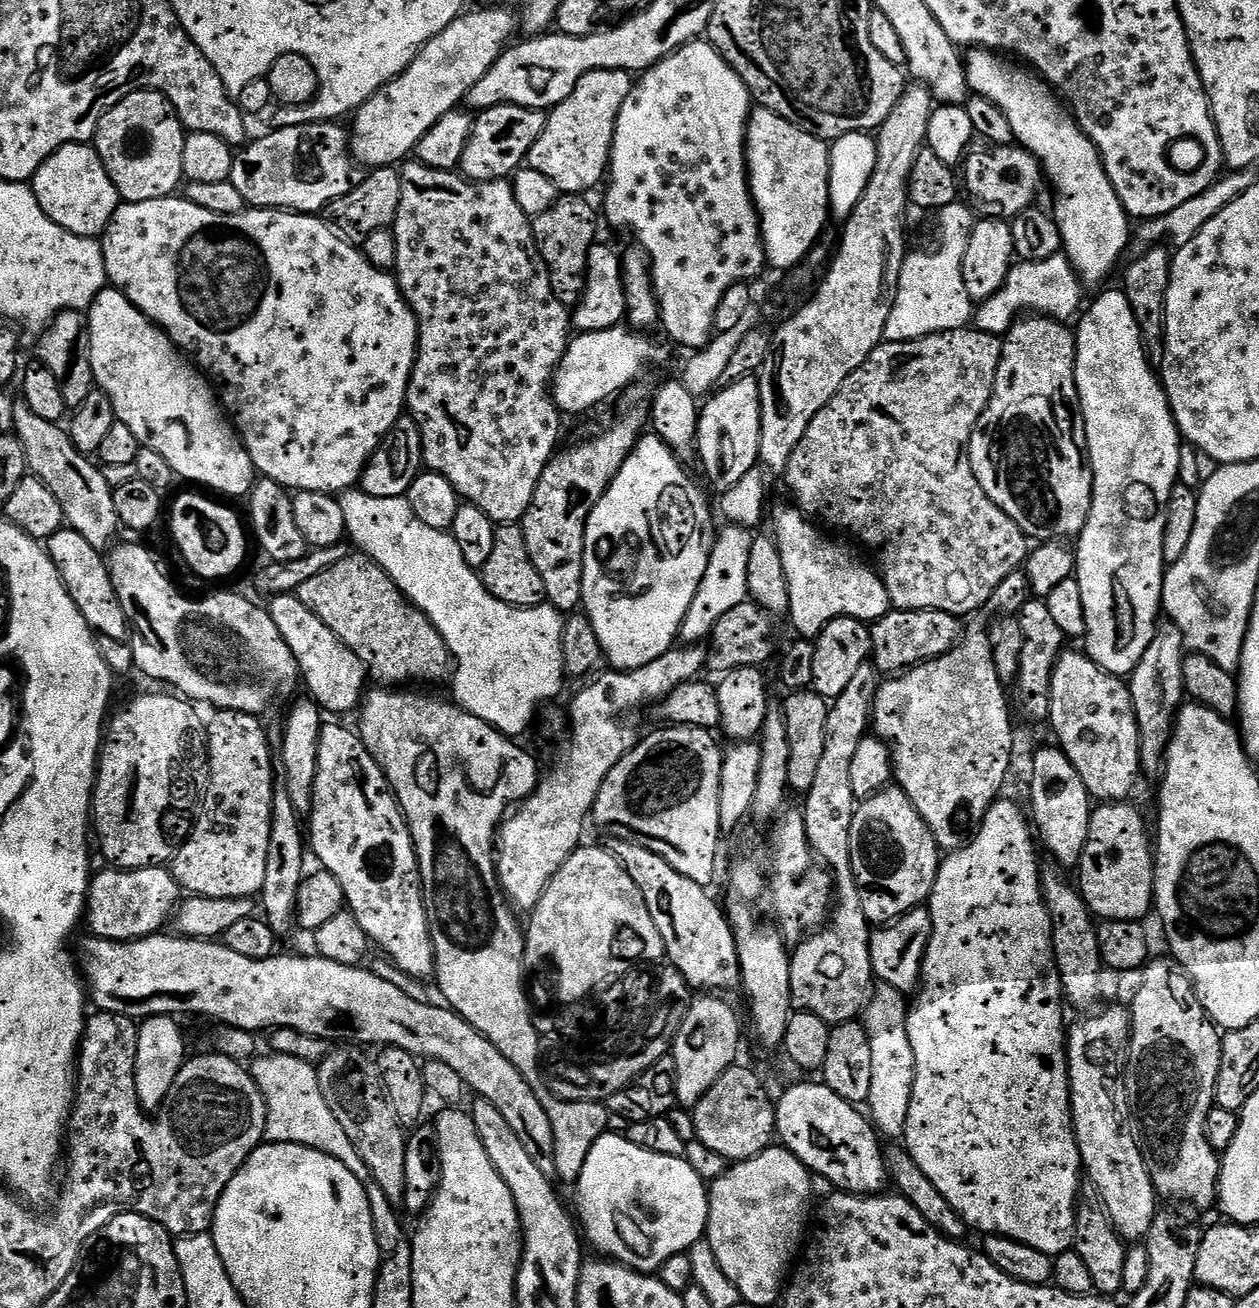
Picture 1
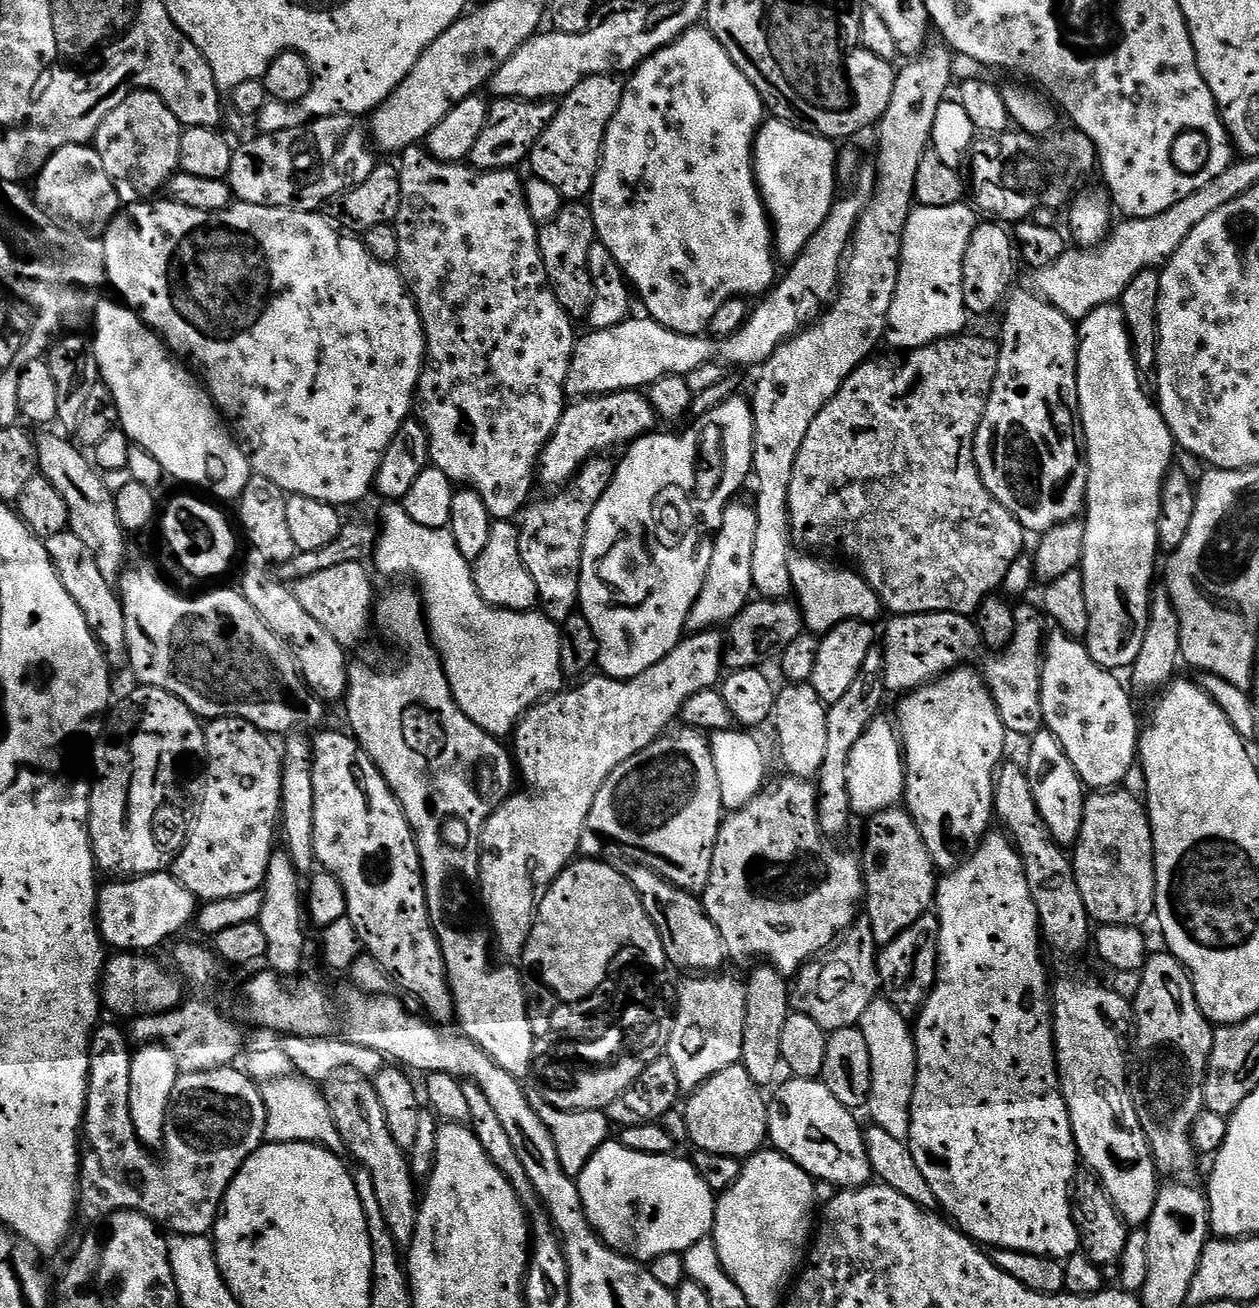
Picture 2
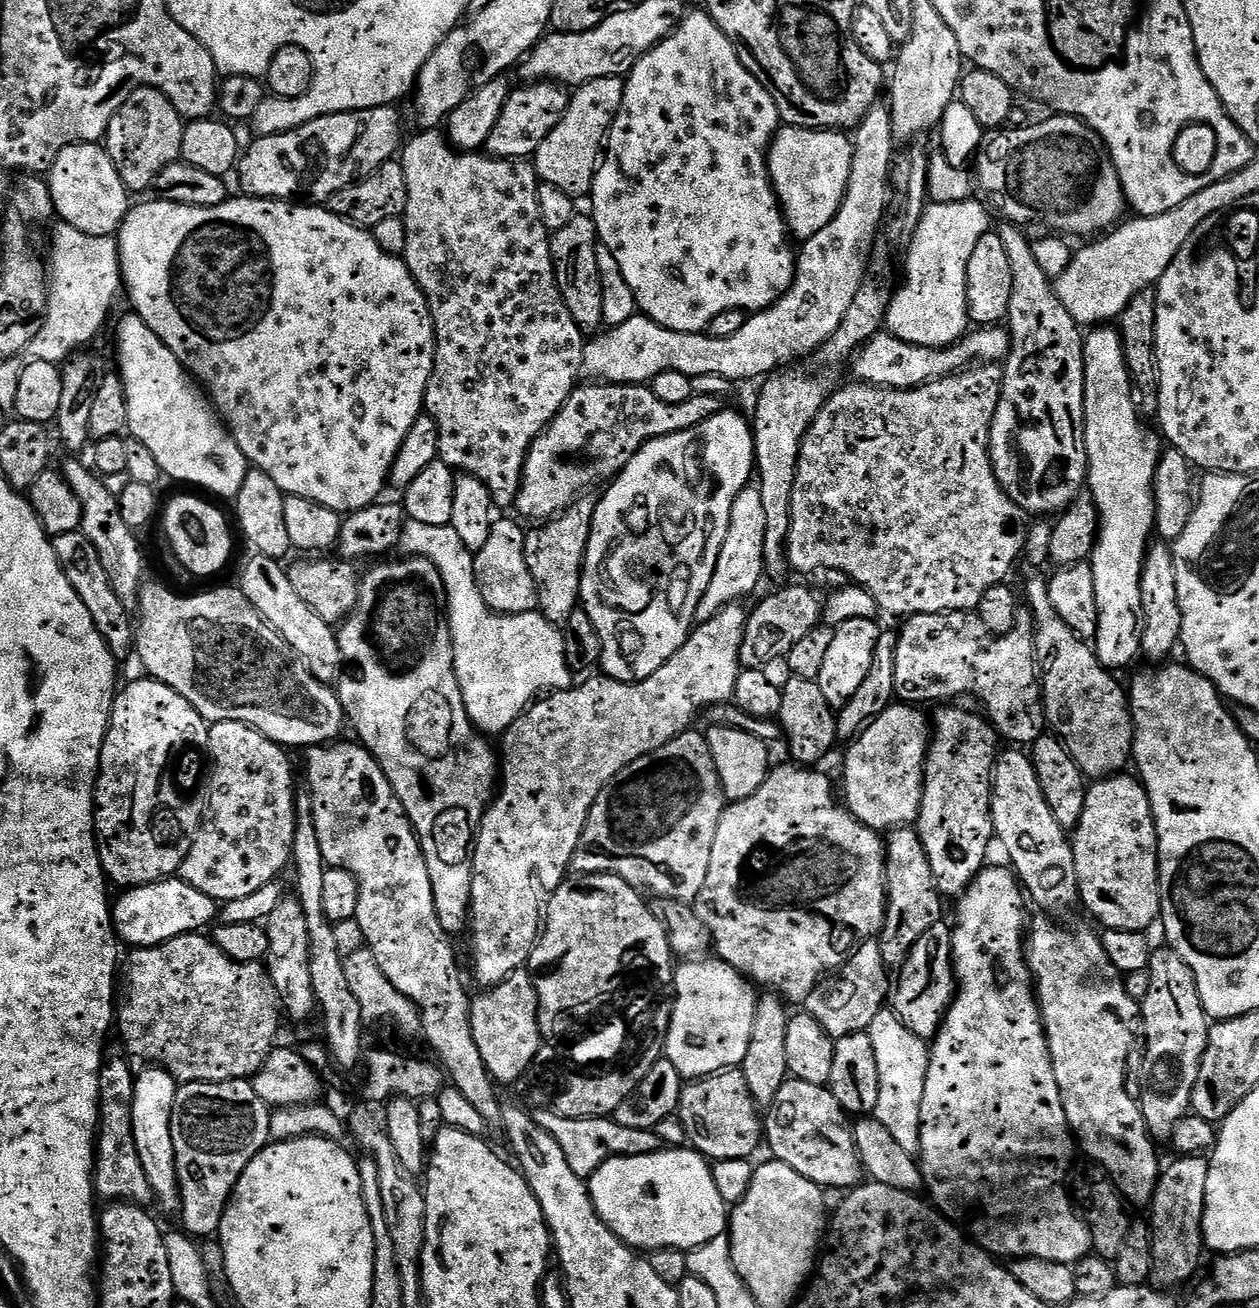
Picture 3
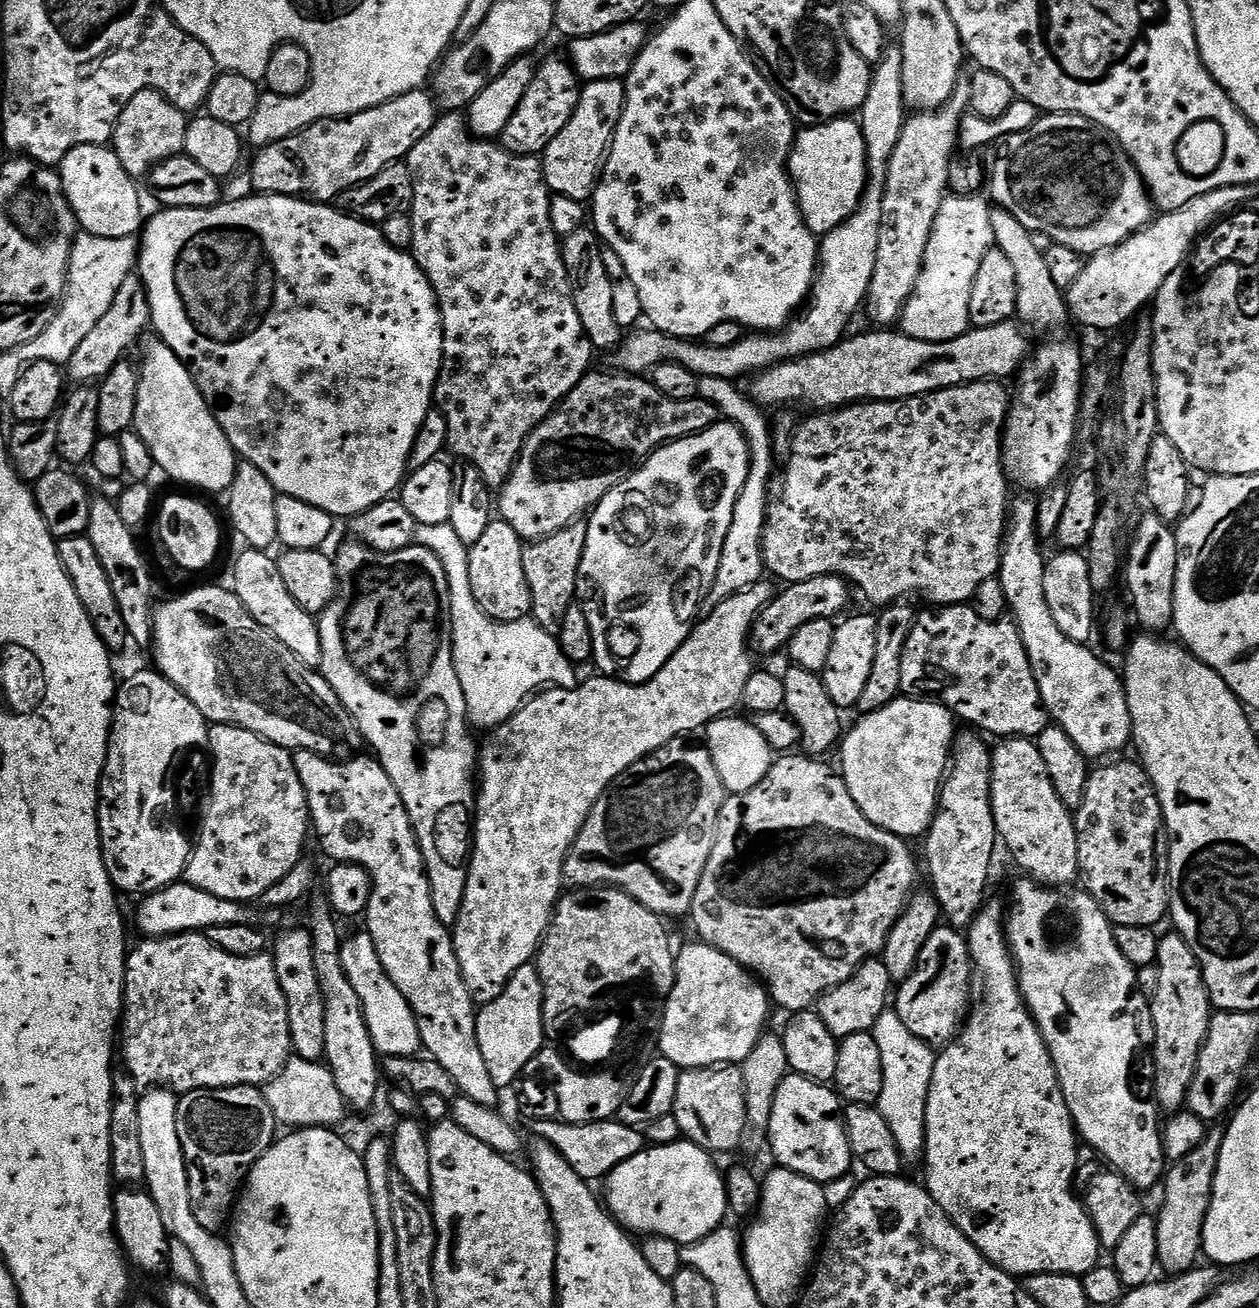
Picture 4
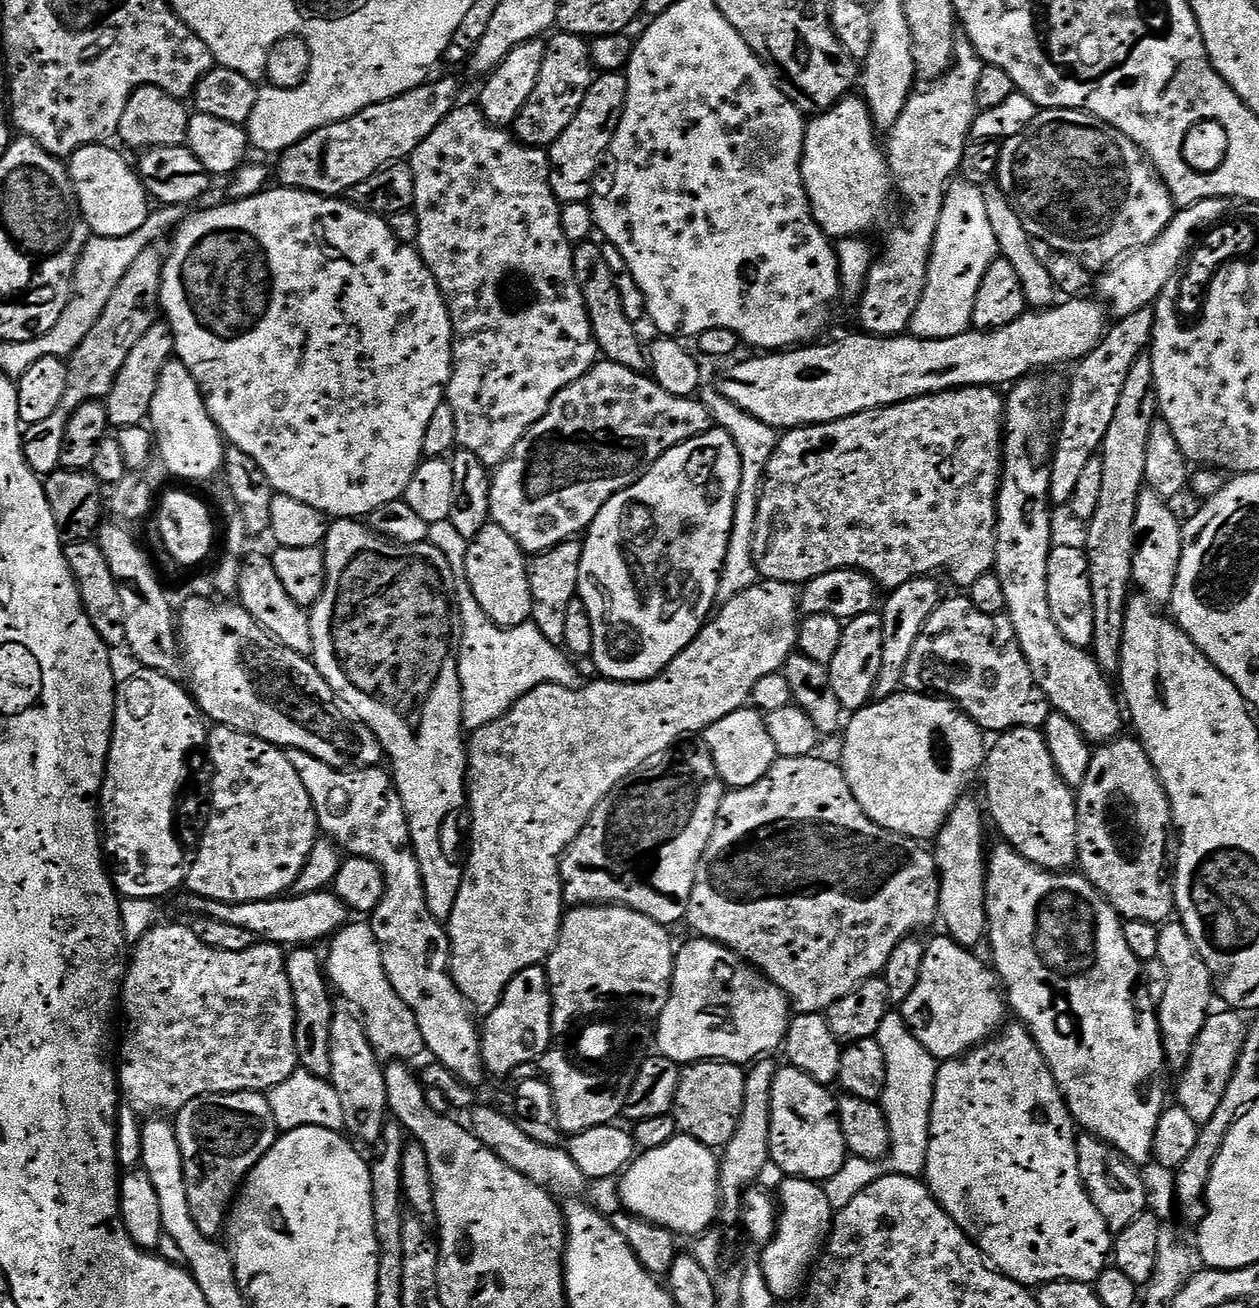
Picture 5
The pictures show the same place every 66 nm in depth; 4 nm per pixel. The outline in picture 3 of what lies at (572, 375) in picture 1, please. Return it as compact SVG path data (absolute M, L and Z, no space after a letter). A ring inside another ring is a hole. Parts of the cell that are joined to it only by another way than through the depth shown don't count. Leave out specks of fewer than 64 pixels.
M877 106L871 108L866 114L866 118L858 127L854 129L854 135L851 137L852 142L852 169L850 170L850 182L846 186L846 194L842 206L838 210L838 214L834 214L834 218L830 218L830 222L826 222L826 226L822 226L822 230L818 230L818 234L814 234L810 239L803 241L799 245L798 255L796 258L796 277L790 286L790 290L785 294L777 304L772 304L769 308L756 310L745 319L742 330L737 330L735 334L730 334L730 338L718 338L717 336L709 336L704 332L679 332L678 330L670 330L663 328L658 322L648 319L643 314L637 314L630 317L626 322L622 322L616 328L608 328L601 331L599 334L593 335L584 346L584 366L582 369L585 377L591 378L596 382L605 384L643 384L647 385L658 374L663 372L677 372L678 374L686 374L687 376L717 376L731 382L737 380L756 380L767 378L777 370L783 369L785 366L790 366L794 360L800 359L802 356L814 354L817 349L826 343L834 334L834 330L838 330L838 326L842 326L842 318L846 316L846 310L850 310L850 302L854 302L854 294L858 294L861 285L866 282L864 271L868 268L868 256L873 255L874 243L876 238L876 230L880 226L880 222L884 218L884 211L888 208L888 192L890 196L890 181L892 179L892 170L894 167L894 157L892 158L892 147L894 141L892 139L892 114L887 107Z

